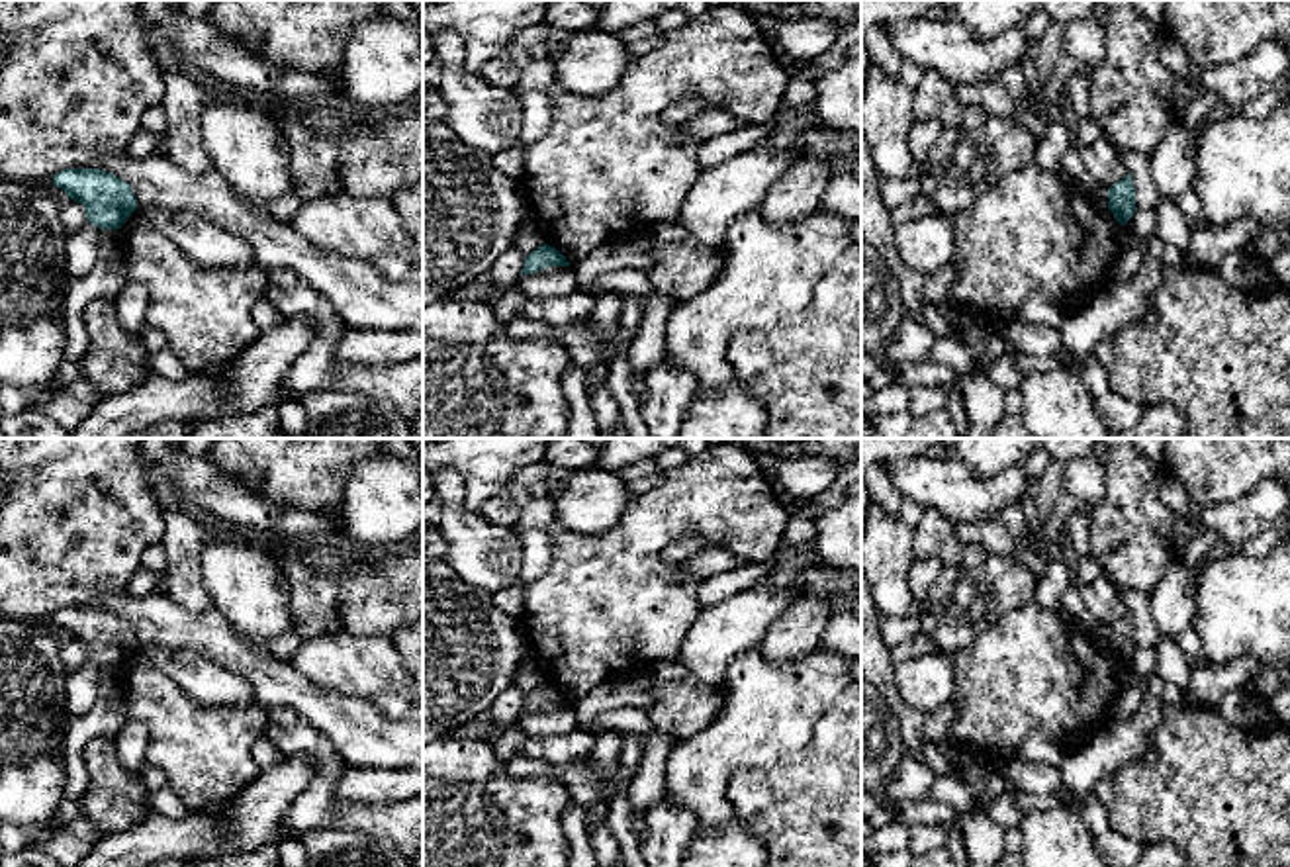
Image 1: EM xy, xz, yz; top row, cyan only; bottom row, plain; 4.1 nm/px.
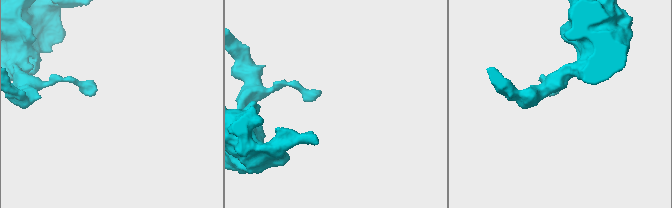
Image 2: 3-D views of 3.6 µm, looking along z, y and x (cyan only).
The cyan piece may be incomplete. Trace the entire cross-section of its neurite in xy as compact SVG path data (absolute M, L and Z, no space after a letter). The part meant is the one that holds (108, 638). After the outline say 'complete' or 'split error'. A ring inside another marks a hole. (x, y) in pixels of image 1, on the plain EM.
M65 607L53 613L53 624L82 642L98 667L119 667L137 648L131 624L100 607Z; complete

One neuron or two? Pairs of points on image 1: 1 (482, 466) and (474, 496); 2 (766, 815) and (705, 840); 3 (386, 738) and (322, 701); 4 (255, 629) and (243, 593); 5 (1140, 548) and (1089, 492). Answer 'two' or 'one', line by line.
1: one
2: two
3: one
4: one
5: two

